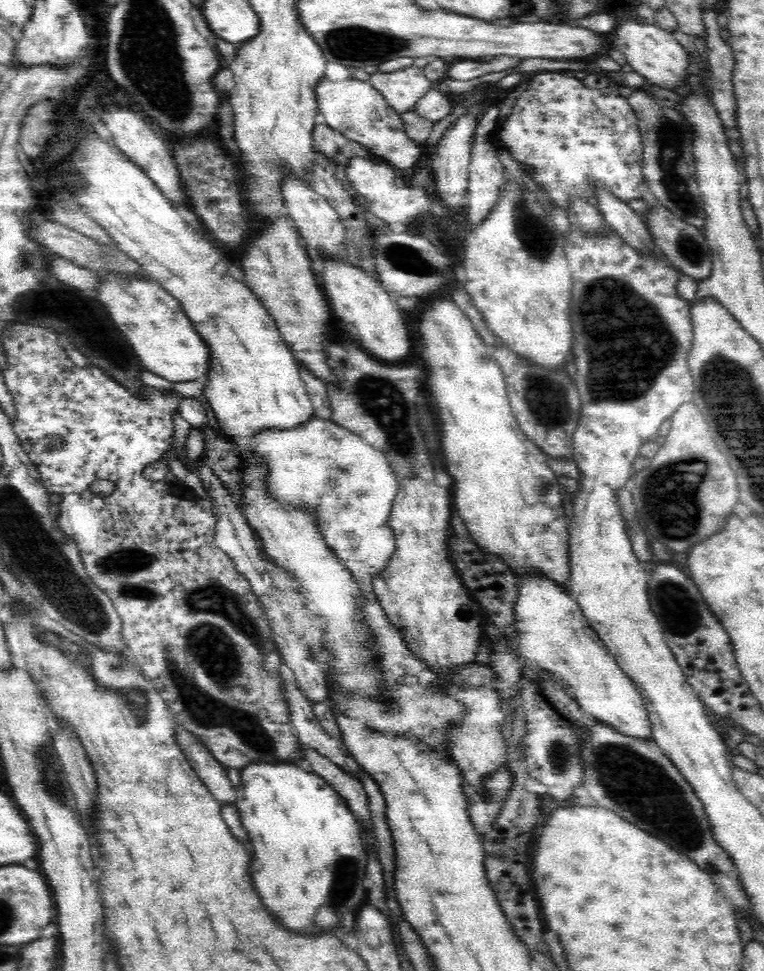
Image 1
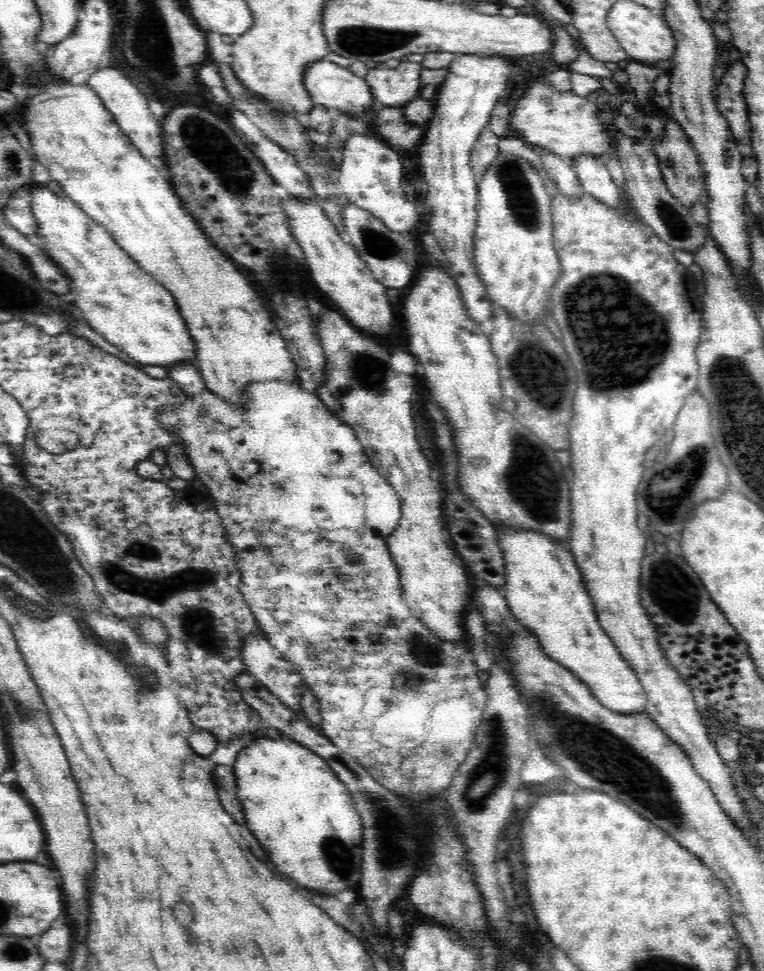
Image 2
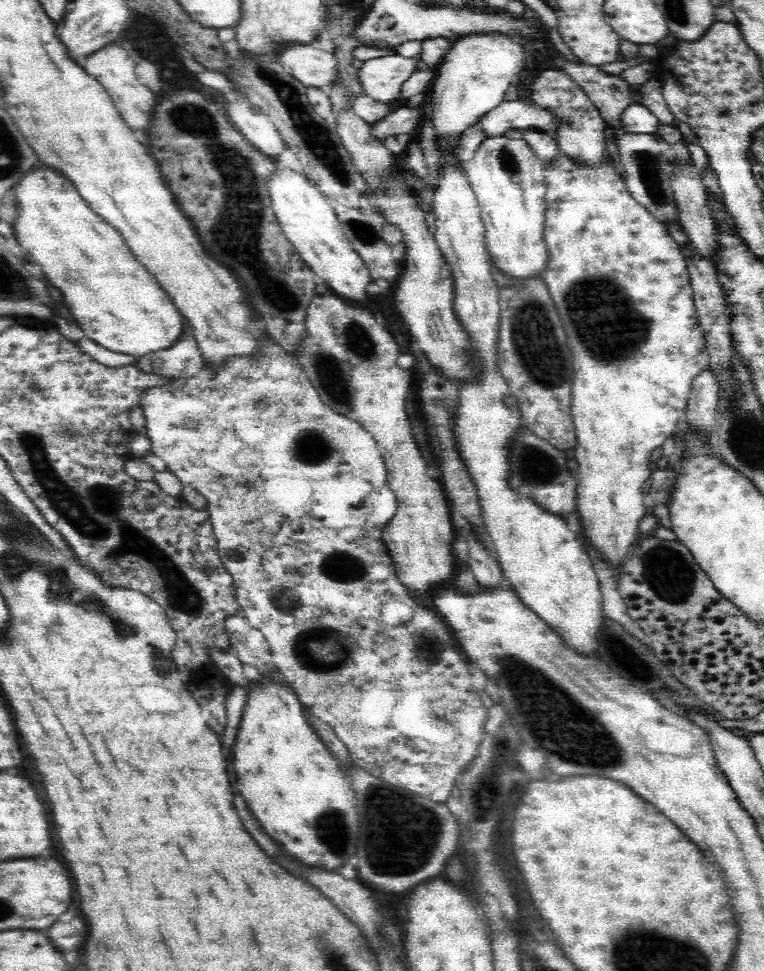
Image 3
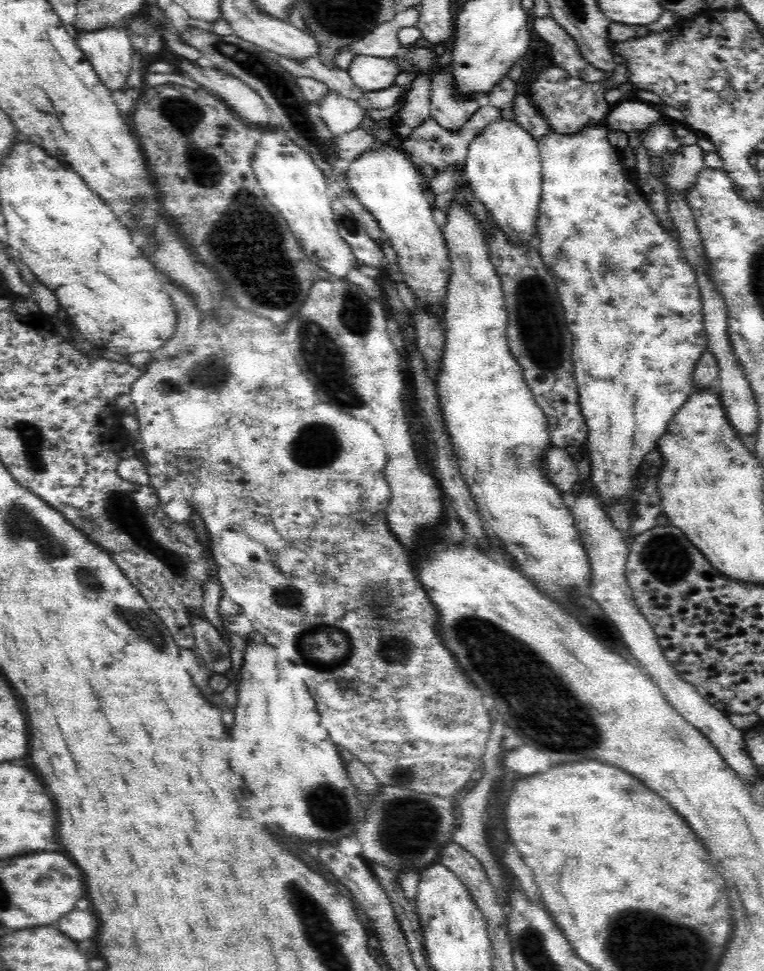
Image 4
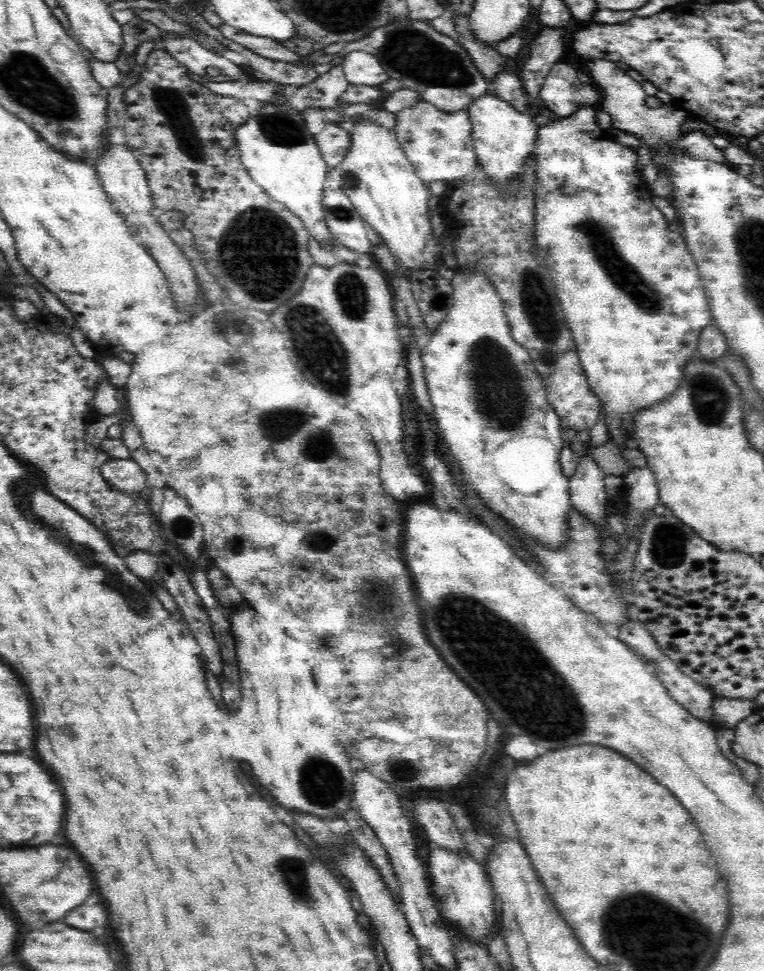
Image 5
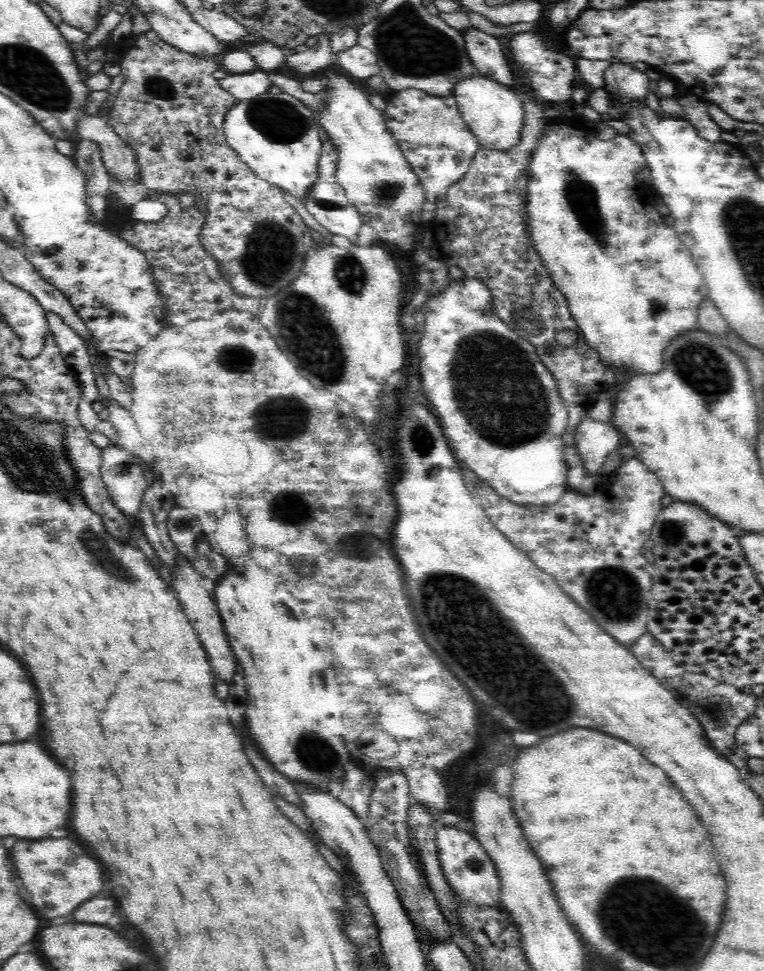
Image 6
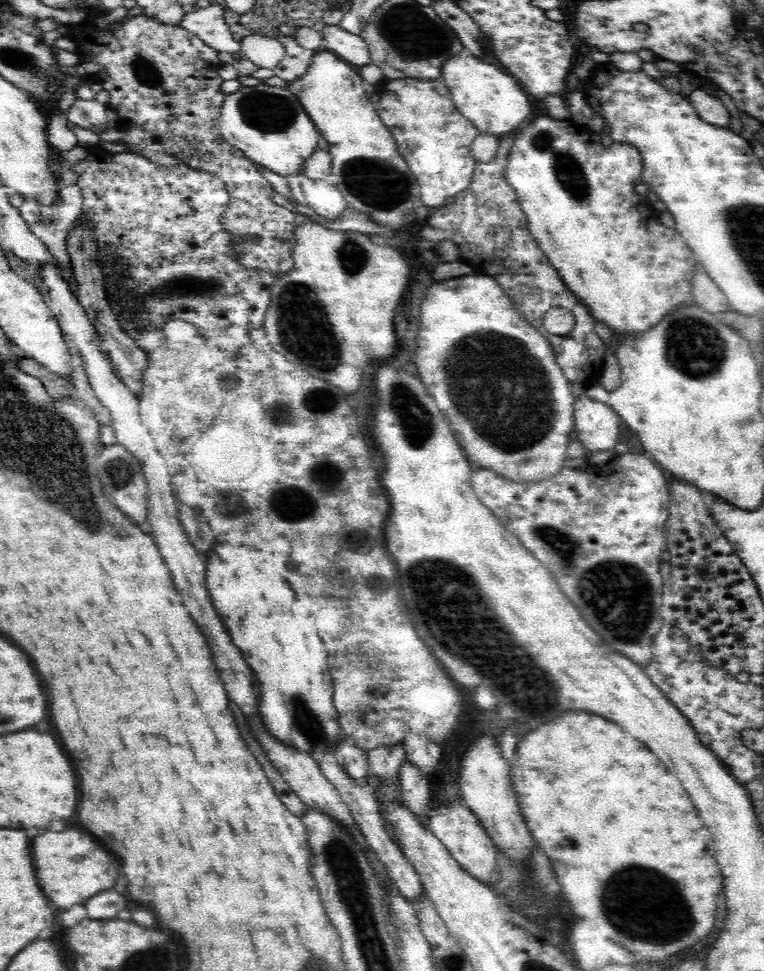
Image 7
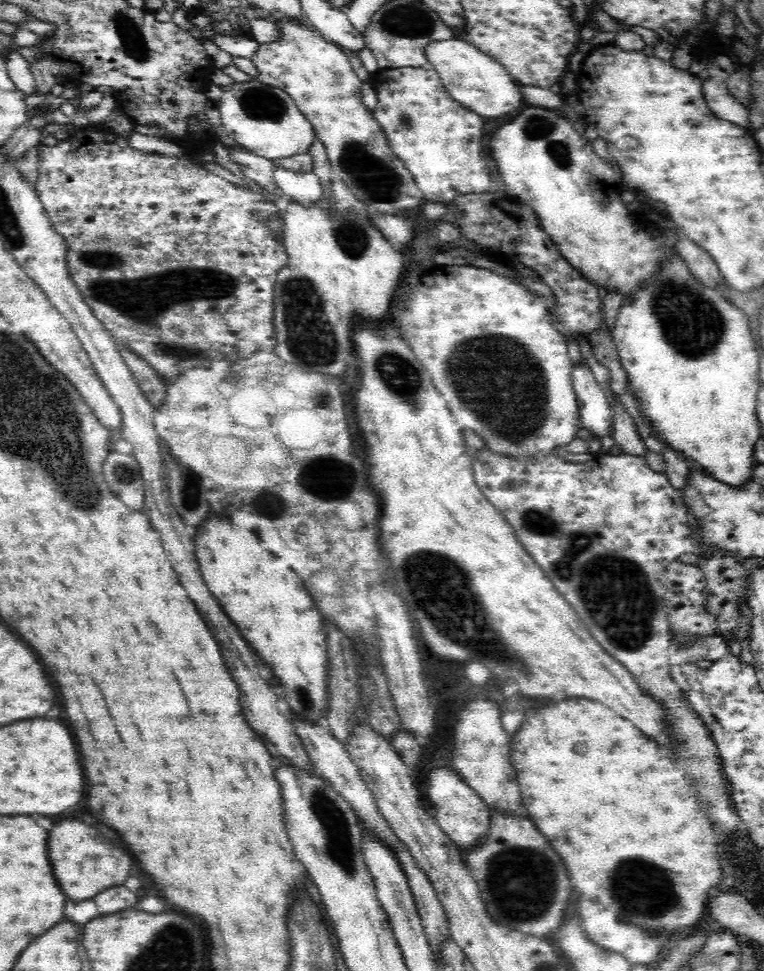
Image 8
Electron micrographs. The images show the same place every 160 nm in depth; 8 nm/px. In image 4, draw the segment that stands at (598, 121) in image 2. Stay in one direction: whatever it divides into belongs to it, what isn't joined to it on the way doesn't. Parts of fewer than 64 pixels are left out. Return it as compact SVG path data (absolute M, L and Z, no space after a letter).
M490 106L481 107L474 116L472 116L460 130L456 130L456 132L451 132L451 130L443 128L436 120L426 118L418 128L412 130L411 136L404 138L400 148L420 172L422 172L421 170L424 166L432 166L432 168L436 169L436 172L446 171L446 173L448 173L456 169L456 171L462 171L462 173L464 173L468 146L472 140L480 135L480 132L482 132L488 124L498 122L498 120L502 120L500 109Z

